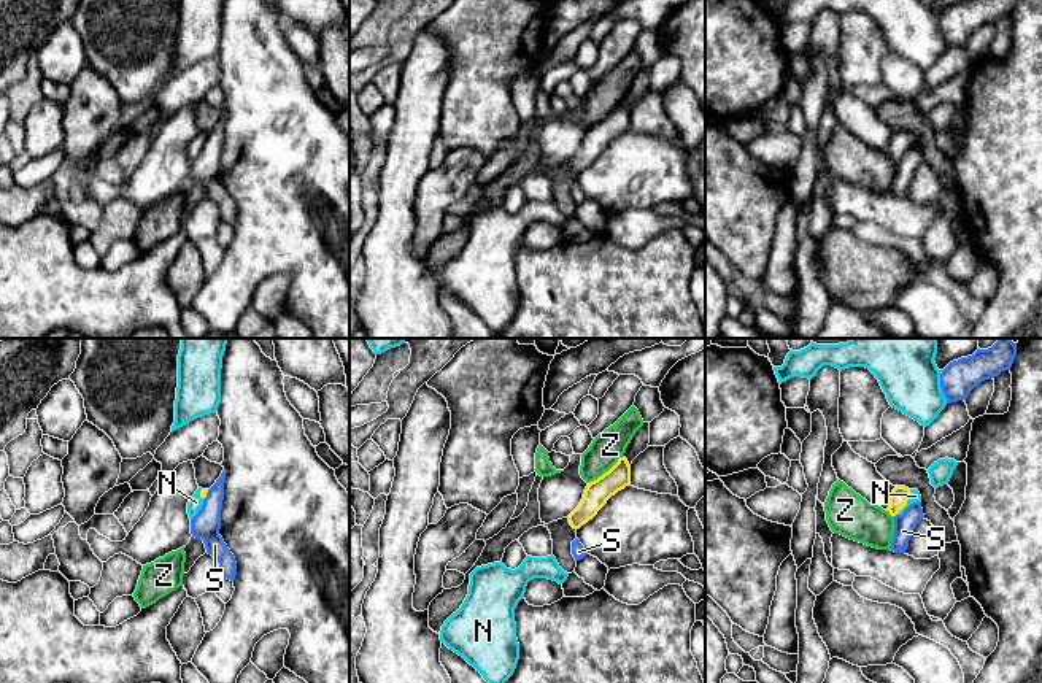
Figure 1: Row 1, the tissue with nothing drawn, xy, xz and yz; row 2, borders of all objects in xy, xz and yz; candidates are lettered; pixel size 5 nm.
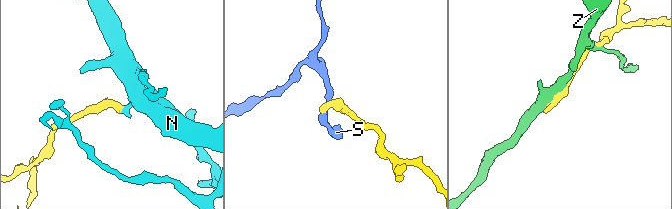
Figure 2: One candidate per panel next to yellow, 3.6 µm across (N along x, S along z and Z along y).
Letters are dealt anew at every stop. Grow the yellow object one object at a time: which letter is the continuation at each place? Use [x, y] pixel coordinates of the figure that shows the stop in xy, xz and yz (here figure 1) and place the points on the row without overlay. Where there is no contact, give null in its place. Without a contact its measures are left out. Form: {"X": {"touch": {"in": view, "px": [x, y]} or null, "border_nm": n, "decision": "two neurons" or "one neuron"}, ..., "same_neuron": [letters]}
{"N": {"touch": {"in": "yz", "px": [906, 146]}, "border_nm": 150, "decision": "two neurons"}, "S": {"touch": {"in": "xy", "px": [205, 138]}, "border_nm": 60, "decision": "two neurons"}, "Z": {"touch": {"in": "xz", "px": [605, 116]}, "border_nm": 220, "decision": "two neurons"}, "same_neuron": []}

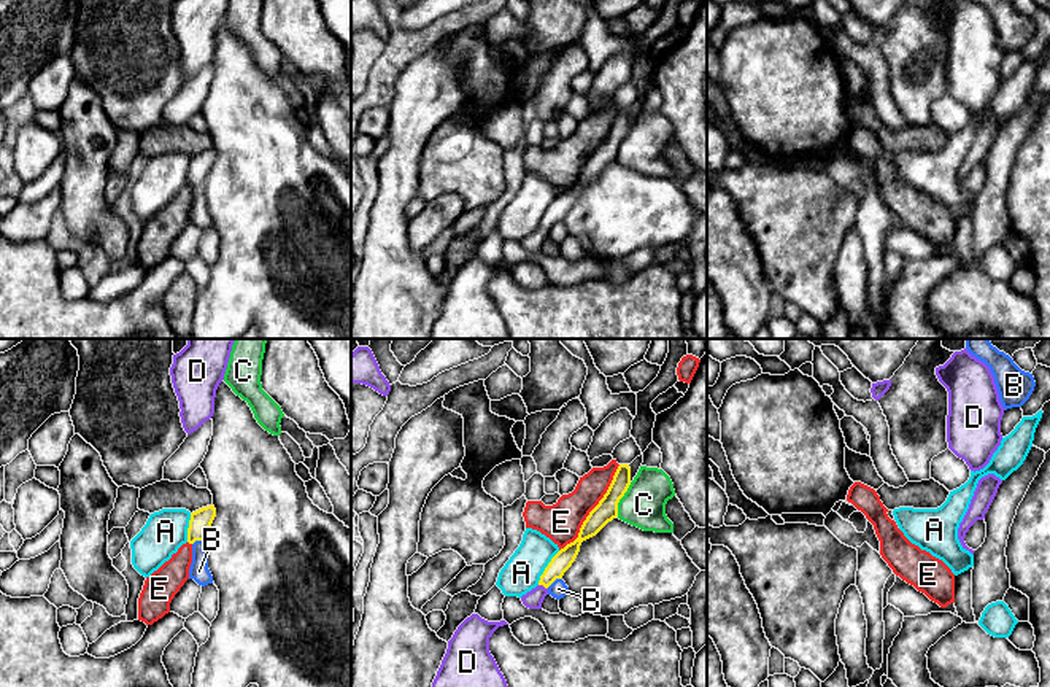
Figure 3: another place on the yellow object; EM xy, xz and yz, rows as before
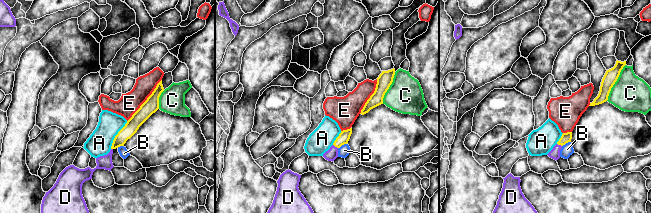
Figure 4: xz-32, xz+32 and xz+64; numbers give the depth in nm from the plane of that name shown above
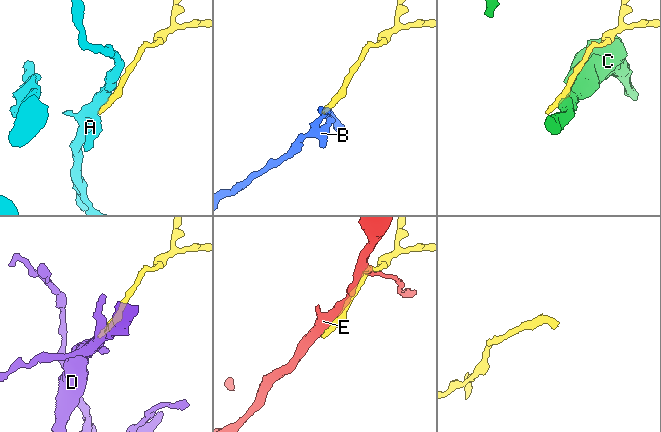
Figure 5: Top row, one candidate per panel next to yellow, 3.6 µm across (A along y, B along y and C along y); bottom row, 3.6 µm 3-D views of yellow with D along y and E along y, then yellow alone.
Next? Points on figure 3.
{"A": {"touch": {"in": "xz", "px": [545, 212]}, "border_nm": 200, "decision": "two neurons"}, "B": {"touch": {"in": "xz", "px": [553, 225]}, "border_nm": 90, "decision": "two neurons"}, "C": {"touch": {"in": "xz", "px": [620, 142]}, "border_nm": 190, "decision": "two neurons"}, "D": {"touch": {"in": "xz", "px": [544, 229]}, "border_nm": 50, "decision": "two neurons"}, "E": {"touch": {"in": "xz", "px": [593, 153]}, "border_nm": 550, "decision": "two neurons"}, "same_neuron": []}

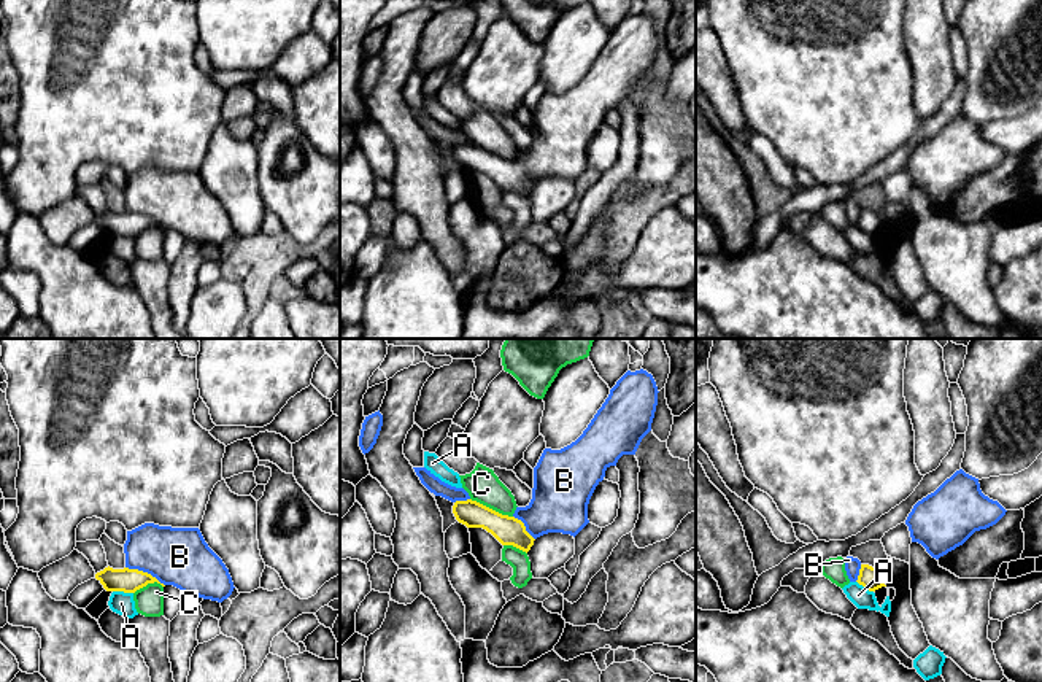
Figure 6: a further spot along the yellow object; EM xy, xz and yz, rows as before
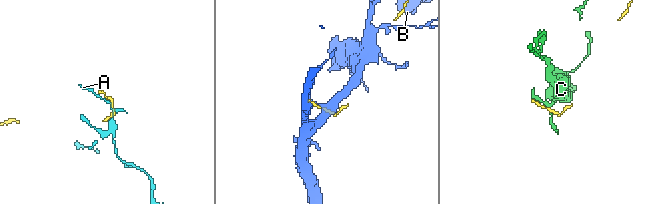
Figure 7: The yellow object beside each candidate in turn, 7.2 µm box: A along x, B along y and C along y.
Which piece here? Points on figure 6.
{"A": {"touch": {"in": "xy", "px": [123, 234]}, "border_nm": 110, "decision": "two neurons"}, "B": {"touch": {"in": "xy", "px": [145, 216]}, "border_nm": 220, "decision": "one neuron"}, "C": {"touch": {"in": "xz", "px": [491, 153]}, "border_nm": 240, "decision": "two neurons"}, "same_neuron": ["B"]}

